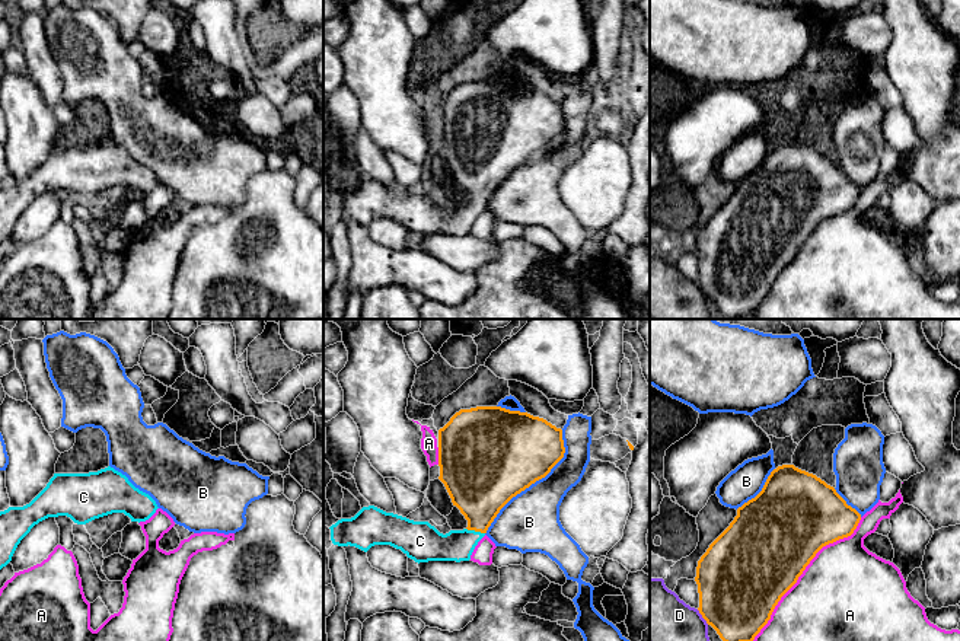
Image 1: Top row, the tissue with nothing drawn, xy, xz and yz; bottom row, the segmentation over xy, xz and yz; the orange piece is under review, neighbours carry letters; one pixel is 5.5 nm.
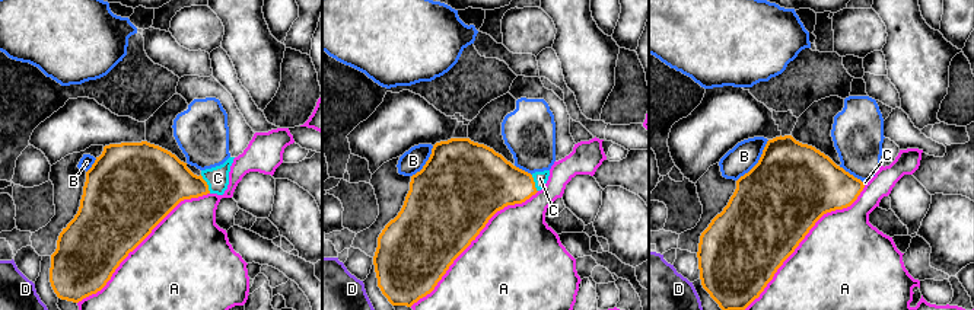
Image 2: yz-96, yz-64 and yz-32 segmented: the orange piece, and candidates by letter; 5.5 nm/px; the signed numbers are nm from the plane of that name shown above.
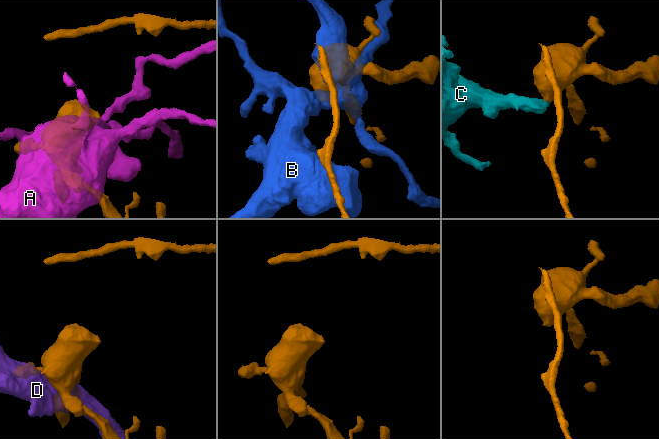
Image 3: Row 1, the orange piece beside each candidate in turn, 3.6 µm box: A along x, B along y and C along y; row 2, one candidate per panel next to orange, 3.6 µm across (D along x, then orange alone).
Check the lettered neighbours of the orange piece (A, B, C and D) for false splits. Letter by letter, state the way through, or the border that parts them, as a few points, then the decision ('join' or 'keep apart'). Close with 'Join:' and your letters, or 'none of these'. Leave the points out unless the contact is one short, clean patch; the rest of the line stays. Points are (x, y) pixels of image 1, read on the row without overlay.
A: keep apart
B: keep apart
C: runs through xz (480, 159), (480, 193), (475, 204), (458, 219); join
D: keep apart
Join: C

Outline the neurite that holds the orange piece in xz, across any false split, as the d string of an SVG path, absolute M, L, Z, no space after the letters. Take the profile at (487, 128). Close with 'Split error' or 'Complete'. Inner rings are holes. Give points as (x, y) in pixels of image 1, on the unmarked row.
M501 80L460 83L438 103L438 153L444 157L453 179L468 194L468 201L443 208L428 195L414 195L369 179L354 191L332 198L331 214L334 219L350 219L364 226L374 219L390 219L418 237L469 235L500 184L513 170L545 152L564 127L562 103L543 92Z. Split error

